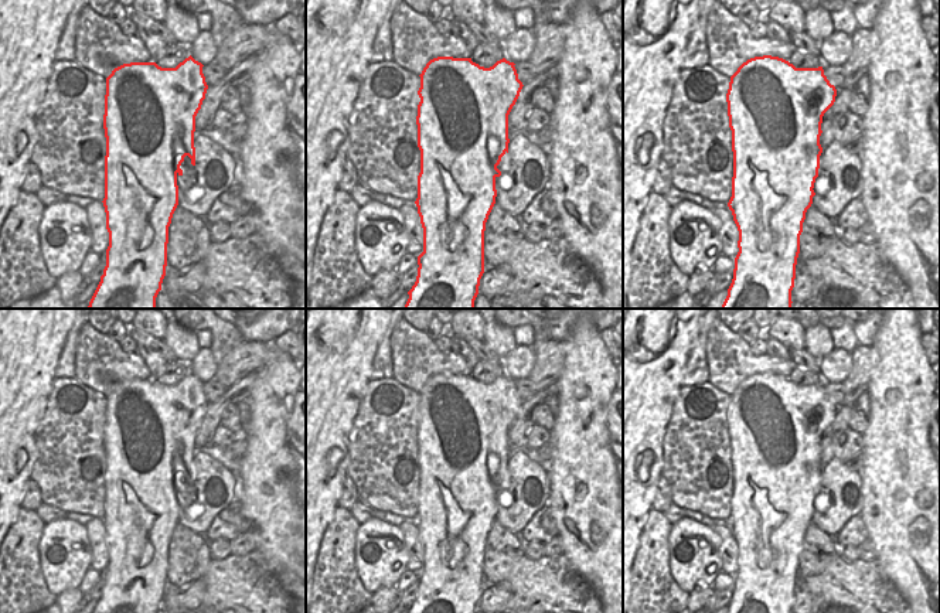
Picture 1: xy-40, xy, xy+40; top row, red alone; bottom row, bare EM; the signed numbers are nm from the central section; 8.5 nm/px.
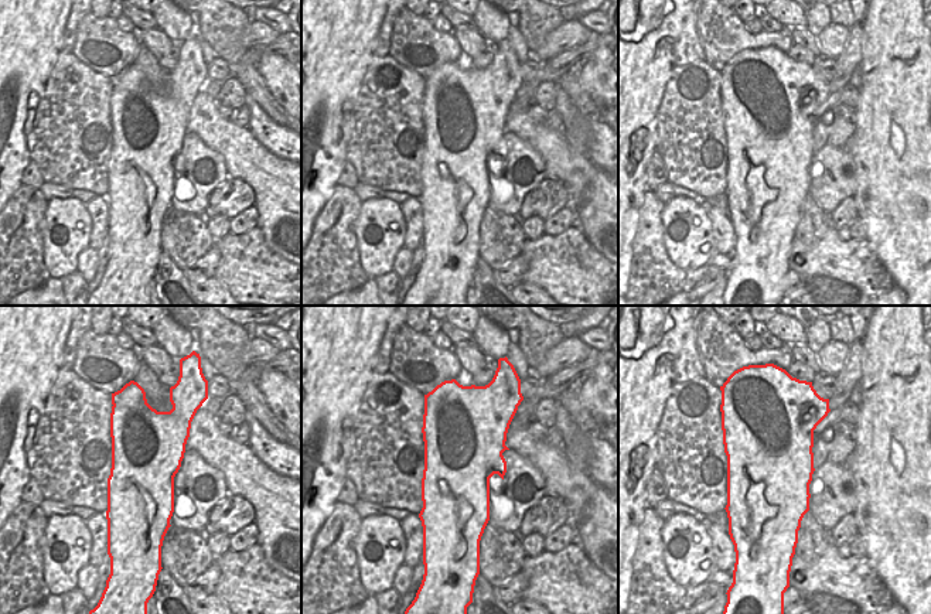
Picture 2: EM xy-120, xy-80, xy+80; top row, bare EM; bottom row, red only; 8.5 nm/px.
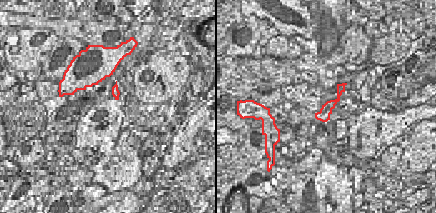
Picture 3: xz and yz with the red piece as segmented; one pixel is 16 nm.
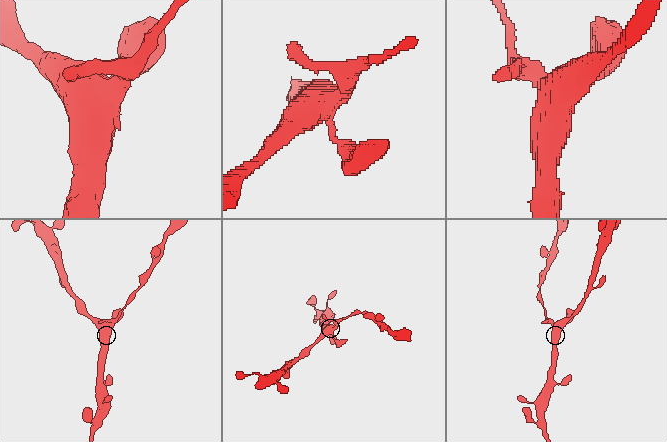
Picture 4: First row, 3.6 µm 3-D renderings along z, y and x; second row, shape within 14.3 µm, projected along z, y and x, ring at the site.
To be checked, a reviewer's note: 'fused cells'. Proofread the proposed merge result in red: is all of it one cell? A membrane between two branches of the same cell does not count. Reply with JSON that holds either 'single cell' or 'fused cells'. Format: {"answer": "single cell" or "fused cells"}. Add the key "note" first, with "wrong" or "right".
{"note": "right", "answer": "fused cells"}

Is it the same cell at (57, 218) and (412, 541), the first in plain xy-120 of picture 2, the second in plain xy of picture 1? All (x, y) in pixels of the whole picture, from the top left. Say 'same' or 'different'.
different

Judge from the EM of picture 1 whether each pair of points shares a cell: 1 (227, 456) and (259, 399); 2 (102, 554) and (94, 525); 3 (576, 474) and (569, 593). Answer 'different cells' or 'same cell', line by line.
1: different cells
2: same cell
3: different cells

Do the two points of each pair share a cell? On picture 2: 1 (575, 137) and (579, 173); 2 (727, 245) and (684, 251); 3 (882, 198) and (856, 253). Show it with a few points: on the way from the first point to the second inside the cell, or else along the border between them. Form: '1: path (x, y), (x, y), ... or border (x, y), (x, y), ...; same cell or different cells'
1: border (563, 132), (566, 143), (587, 157); different cells
2: border (709, 214), (712, 234), (719, 252); different cells
3: border (866, 239), (886, 268); different cells

